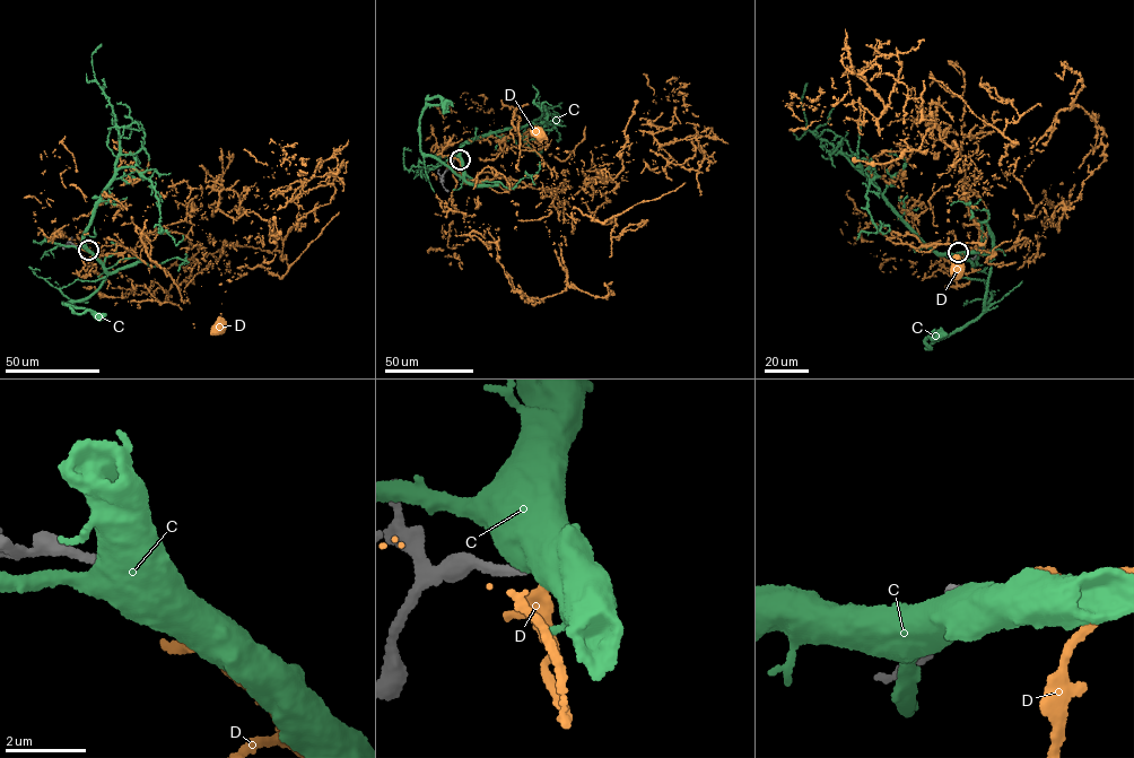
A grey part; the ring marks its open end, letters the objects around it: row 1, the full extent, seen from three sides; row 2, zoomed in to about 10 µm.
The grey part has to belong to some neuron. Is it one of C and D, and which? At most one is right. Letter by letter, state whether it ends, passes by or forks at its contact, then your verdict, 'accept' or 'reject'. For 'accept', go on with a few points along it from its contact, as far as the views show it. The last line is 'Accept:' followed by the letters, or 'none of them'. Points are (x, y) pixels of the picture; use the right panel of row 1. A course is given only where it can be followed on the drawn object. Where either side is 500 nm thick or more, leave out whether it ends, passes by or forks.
C: reject
D: it ends; accept; course (958, 253), (979, 235), (965, 158), (953, 130), (931, 122), (952, 160), (948, 211), (967, 233), (956, 269)
Accept: D

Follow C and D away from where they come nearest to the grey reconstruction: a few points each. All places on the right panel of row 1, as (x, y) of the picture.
C: (958, 253), (939, 254), (919, 238), (868, 179), (872, 174), (868, 210), (877, 231), (889, 231), (879, 220)
D: (958, 253), (979, 235), (965, 158), (953, 130), (931, 122), (952, 160), (948, 211), (967, 233), (956, 269)

